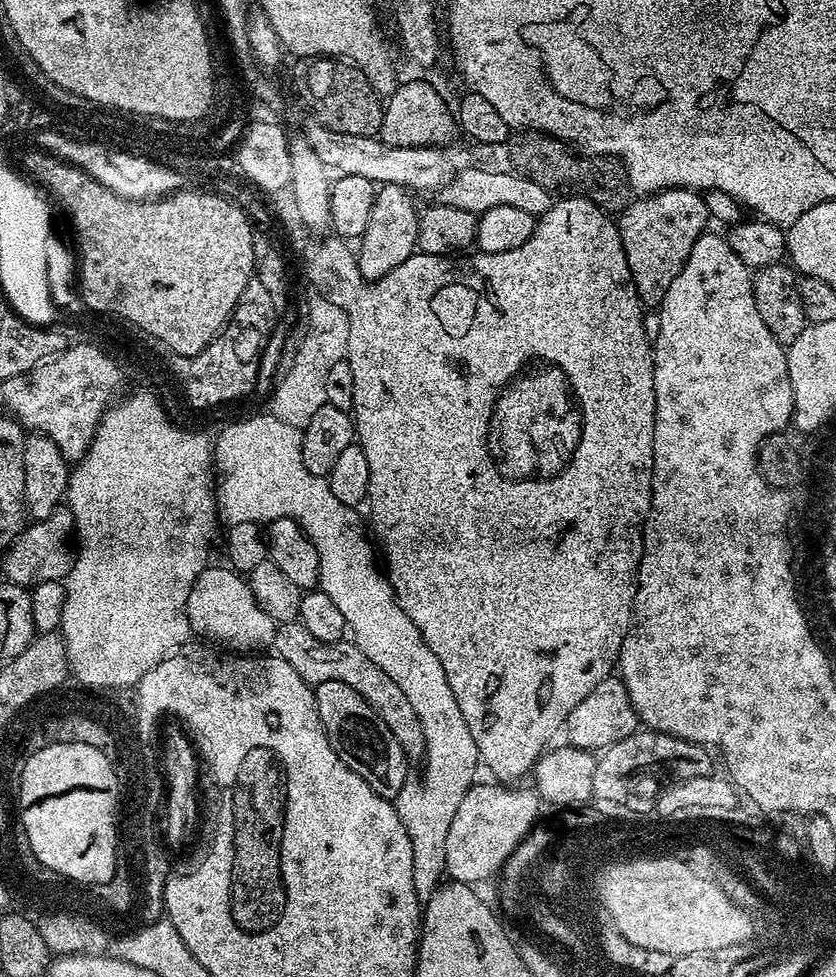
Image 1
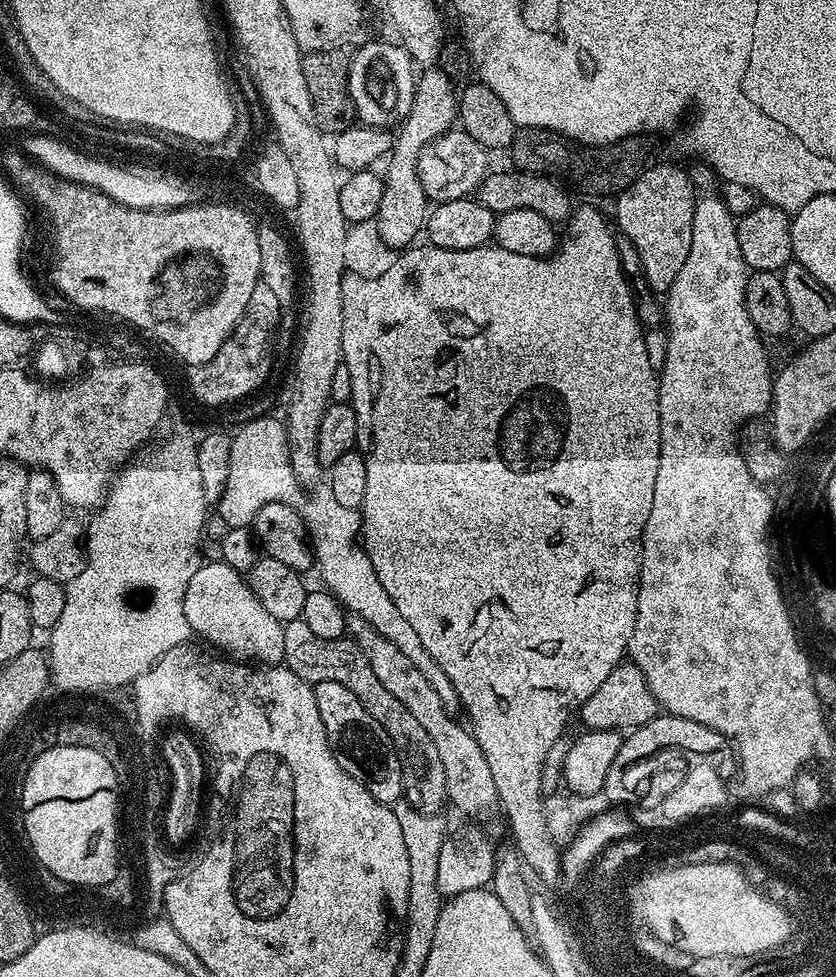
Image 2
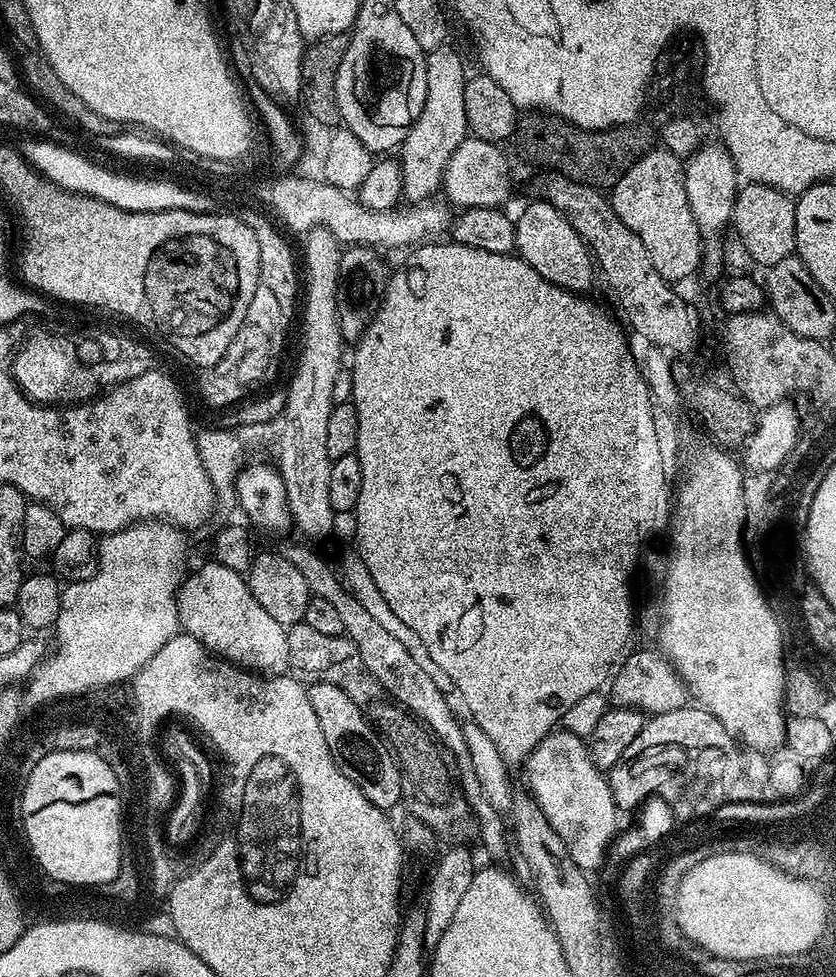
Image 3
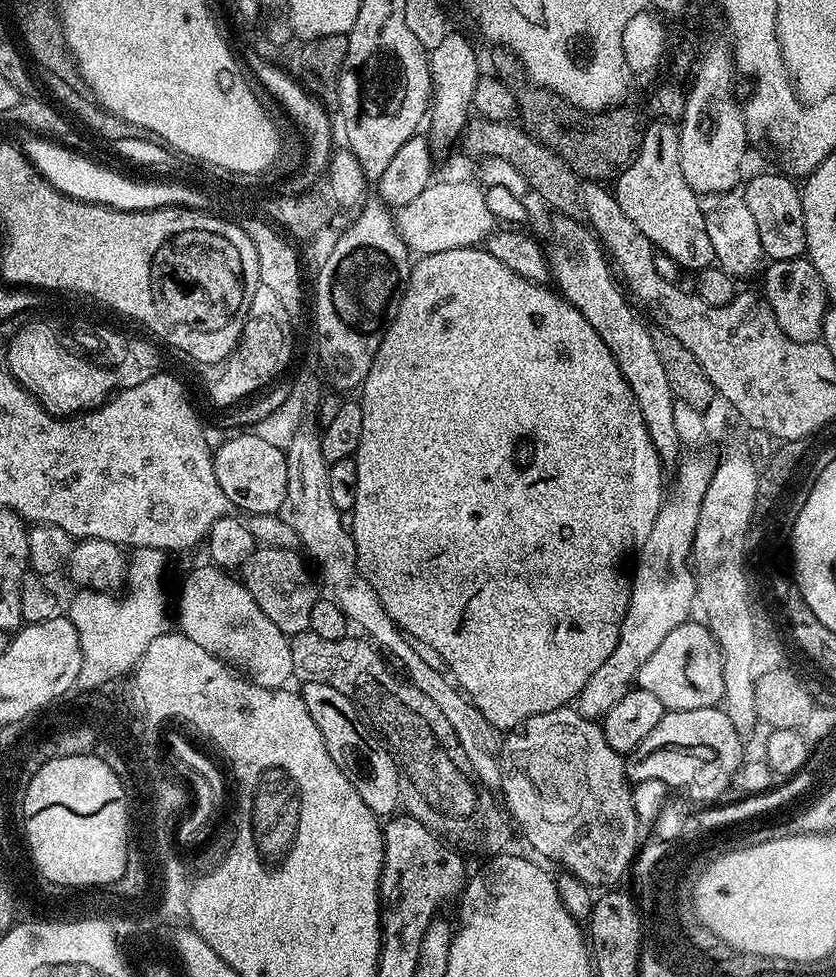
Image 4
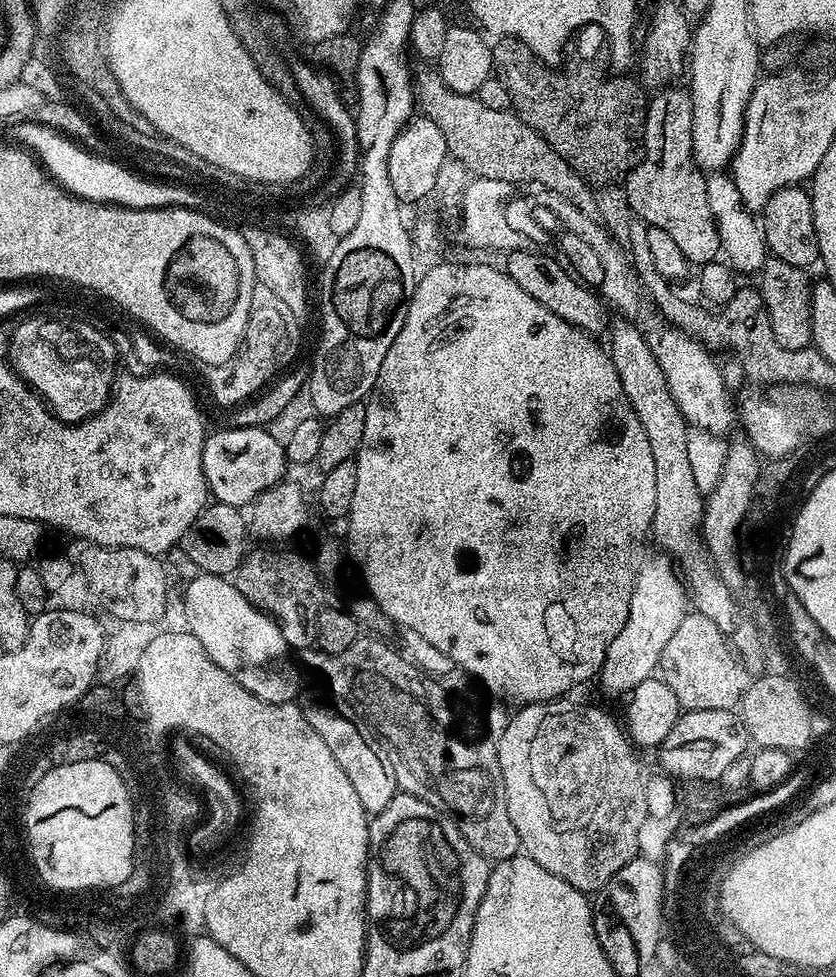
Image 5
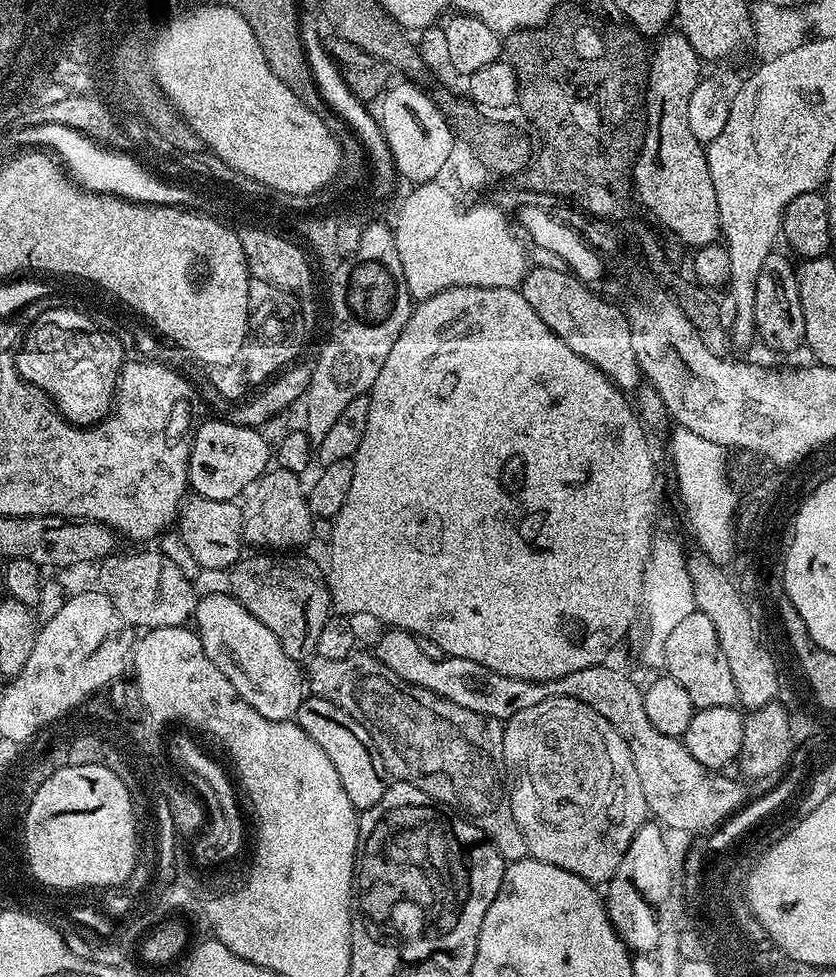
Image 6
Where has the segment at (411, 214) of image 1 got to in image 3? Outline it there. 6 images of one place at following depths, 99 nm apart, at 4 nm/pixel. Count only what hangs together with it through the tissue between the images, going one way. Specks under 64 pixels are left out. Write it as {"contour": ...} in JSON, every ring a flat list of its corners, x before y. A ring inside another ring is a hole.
{"contour":[[443,46,429,51,426,59,426,102,422,106,422,114,418,114,418,122,410,126,410,134,406,134,398,149,403,199,413,205,431,201,432,192,441,191,448,160,458,150,459,144,470,136,466,122,468,76,464,72,463,58,452,46]]}

